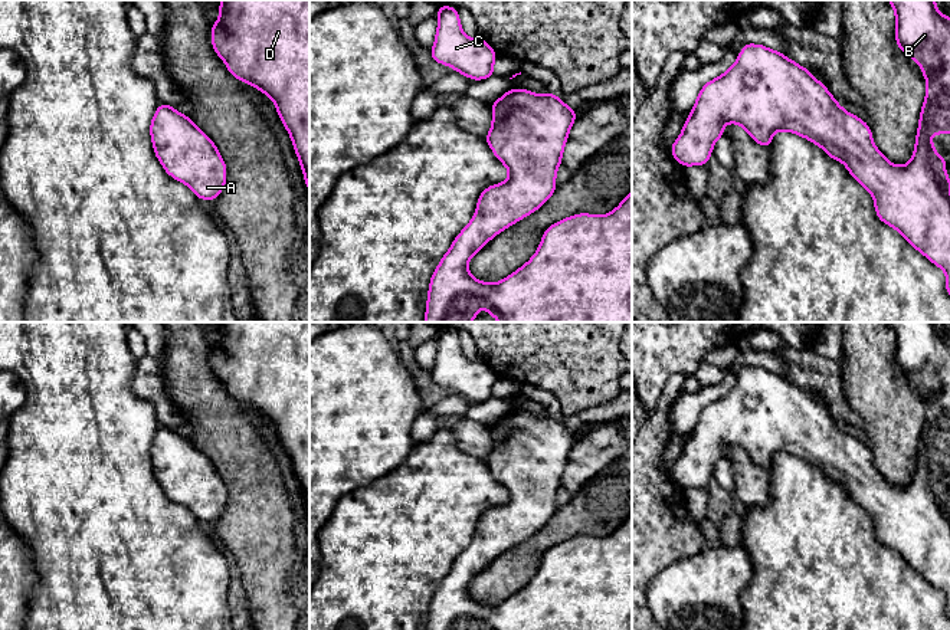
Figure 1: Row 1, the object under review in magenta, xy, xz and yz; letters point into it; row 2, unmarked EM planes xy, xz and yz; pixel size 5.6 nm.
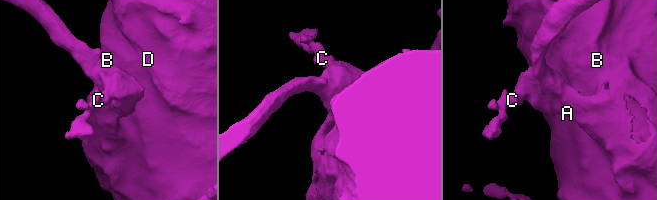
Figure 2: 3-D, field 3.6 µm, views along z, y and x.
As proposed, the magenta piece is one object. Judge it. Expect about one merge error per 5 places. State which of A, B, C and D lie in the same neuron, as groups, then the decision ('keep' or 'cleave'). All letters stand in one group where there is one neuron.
groups A B C D; keep

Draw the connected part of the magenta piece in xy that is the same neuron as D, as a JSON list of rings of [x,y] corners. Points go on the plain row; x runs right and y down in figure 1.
[[[222,322],[212,368],[227,393],[275,424],[309,515],[309,322]]]

